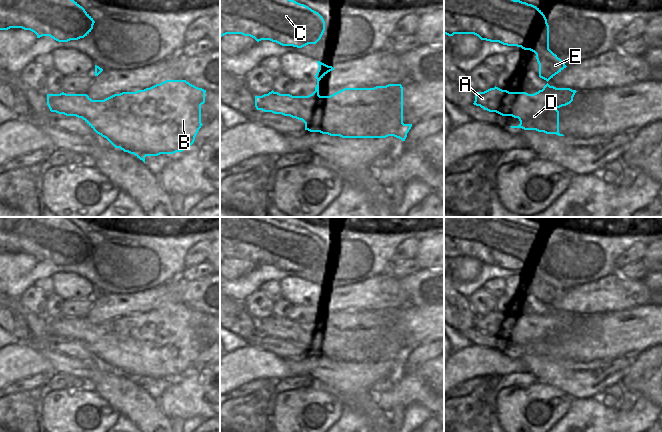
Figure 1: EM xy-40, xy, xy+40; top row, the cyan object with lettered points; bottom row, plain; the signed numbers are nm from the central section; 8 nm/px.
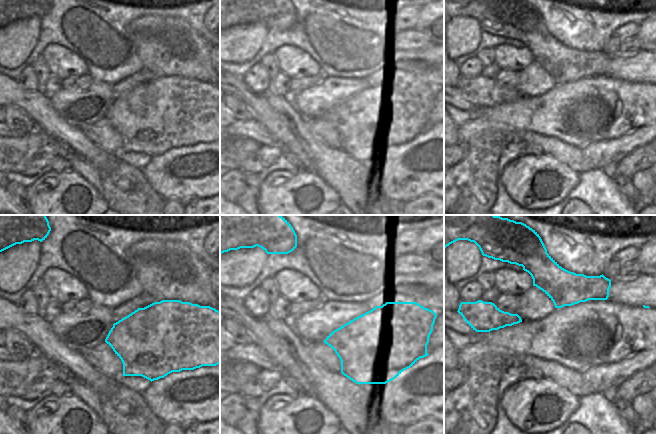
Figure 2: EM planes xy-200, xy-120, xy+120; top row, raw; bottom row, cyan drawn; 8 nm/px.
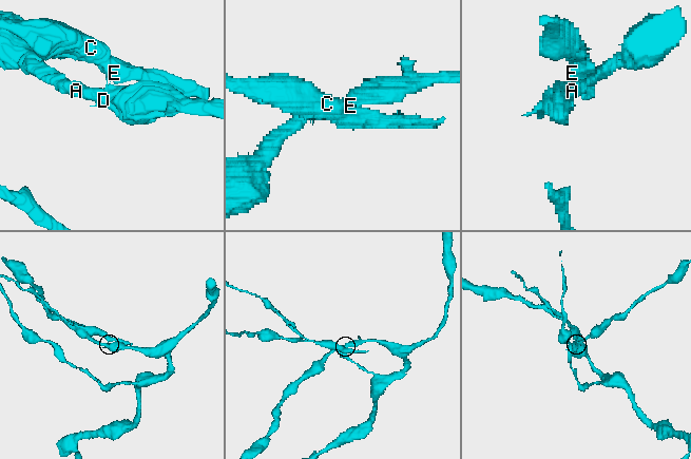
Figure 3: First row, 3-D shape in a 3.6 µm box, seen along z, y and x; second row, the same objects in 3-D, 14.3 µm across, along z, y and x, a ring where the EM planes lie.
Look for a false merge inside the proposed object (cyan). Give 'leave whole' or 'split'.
leave whole

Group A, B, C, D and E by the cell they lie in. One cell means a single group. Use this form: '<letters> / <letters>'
A B C D E

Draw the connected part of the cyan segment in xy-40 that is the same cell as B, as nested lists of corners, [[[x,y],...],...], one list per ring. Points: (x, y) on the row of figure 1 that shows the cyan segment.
[[[166,80],[144,90],[114,94],[104,100],[92,100],[87,94],[47,94],[47,105],[51,112],[82,118],[97,134],[106,138],[115,148],[134,154],[145,163],[146,156],[174,154],[189,148],[203,125],[201,105],[205,103],[206,90],[186,80]]]

